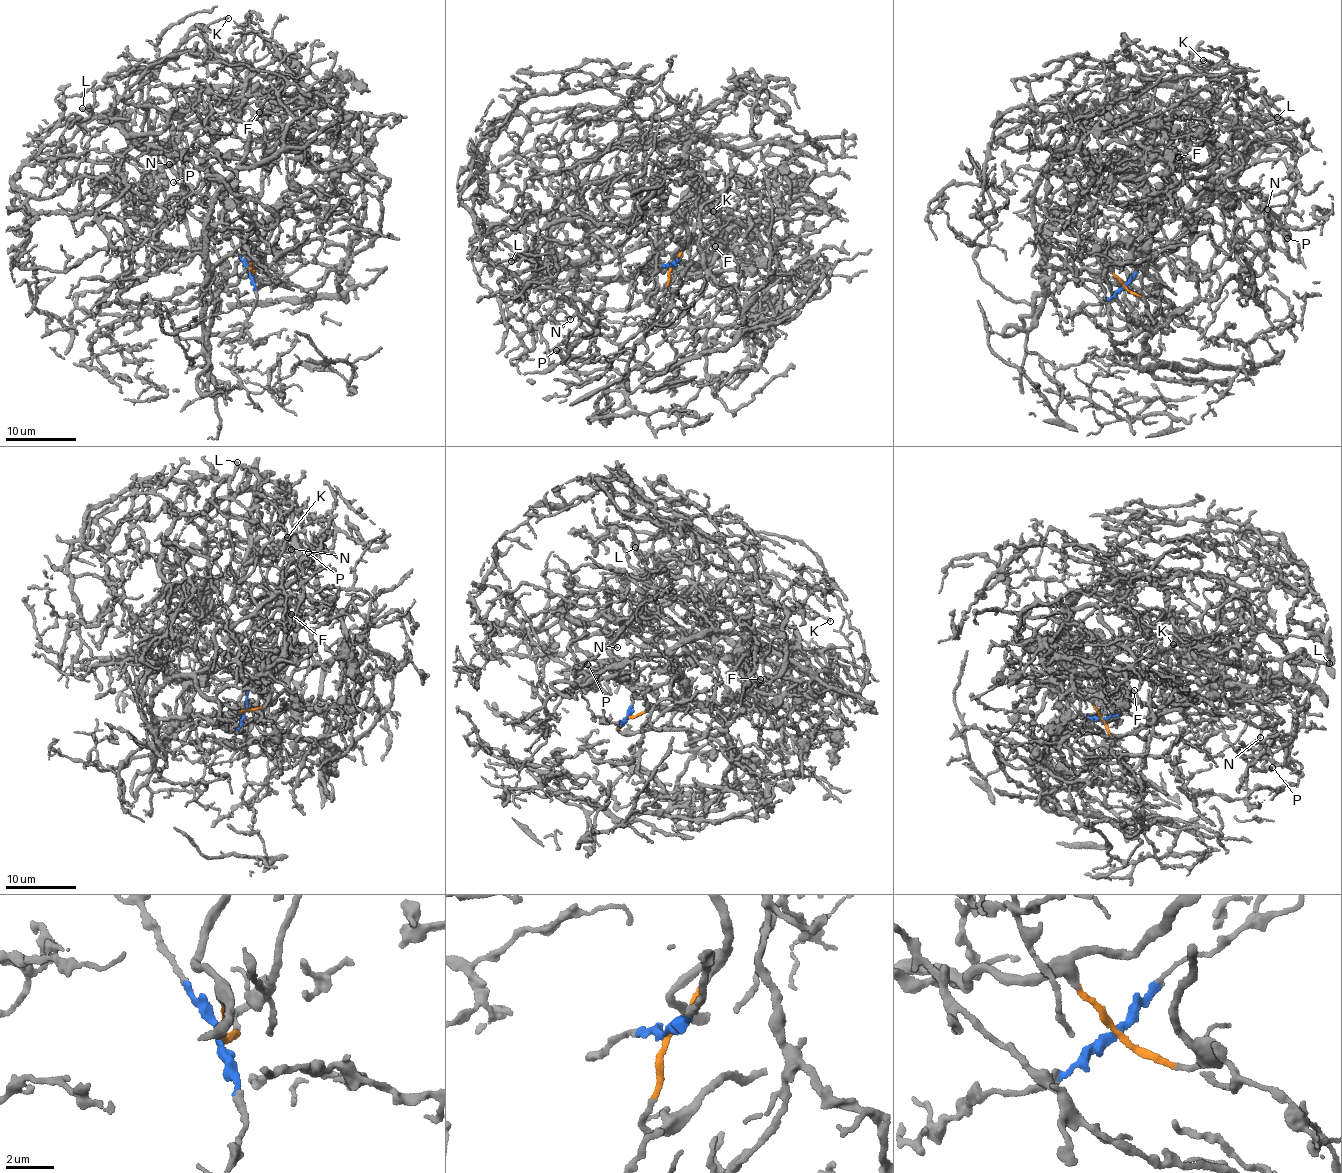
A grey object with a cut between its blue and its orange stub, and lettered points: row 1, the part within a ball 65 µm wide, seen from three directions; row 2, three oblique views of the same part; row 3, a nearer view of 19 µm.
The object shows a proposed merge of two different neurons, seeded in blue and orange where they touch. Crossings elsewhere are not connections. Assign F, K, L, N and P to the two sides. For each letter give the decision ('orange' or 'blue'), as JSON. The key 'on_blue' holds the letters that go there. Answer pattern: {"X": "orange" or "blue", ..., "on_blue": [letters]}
{"F": "orange", "K": "blue", "L": "blue", "N": "blue", "P": "blue", "on_blue": ["K", "L", "N", "P"]}

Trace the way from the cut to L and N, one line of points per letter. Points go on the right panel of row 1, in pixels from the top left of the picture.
L: (1123, 287), (1178, 247), (1185, 221), (1164, 178), (1244, 142), (1231, 177), (1265, 135), (1248, 122), (1277, 118)
N: (1123, 287), (1178, 247), (1185, 221), (1164, 178), (1173, 171), (1200, 170), (1244, 142), (1226, 194), (1267, 208)

